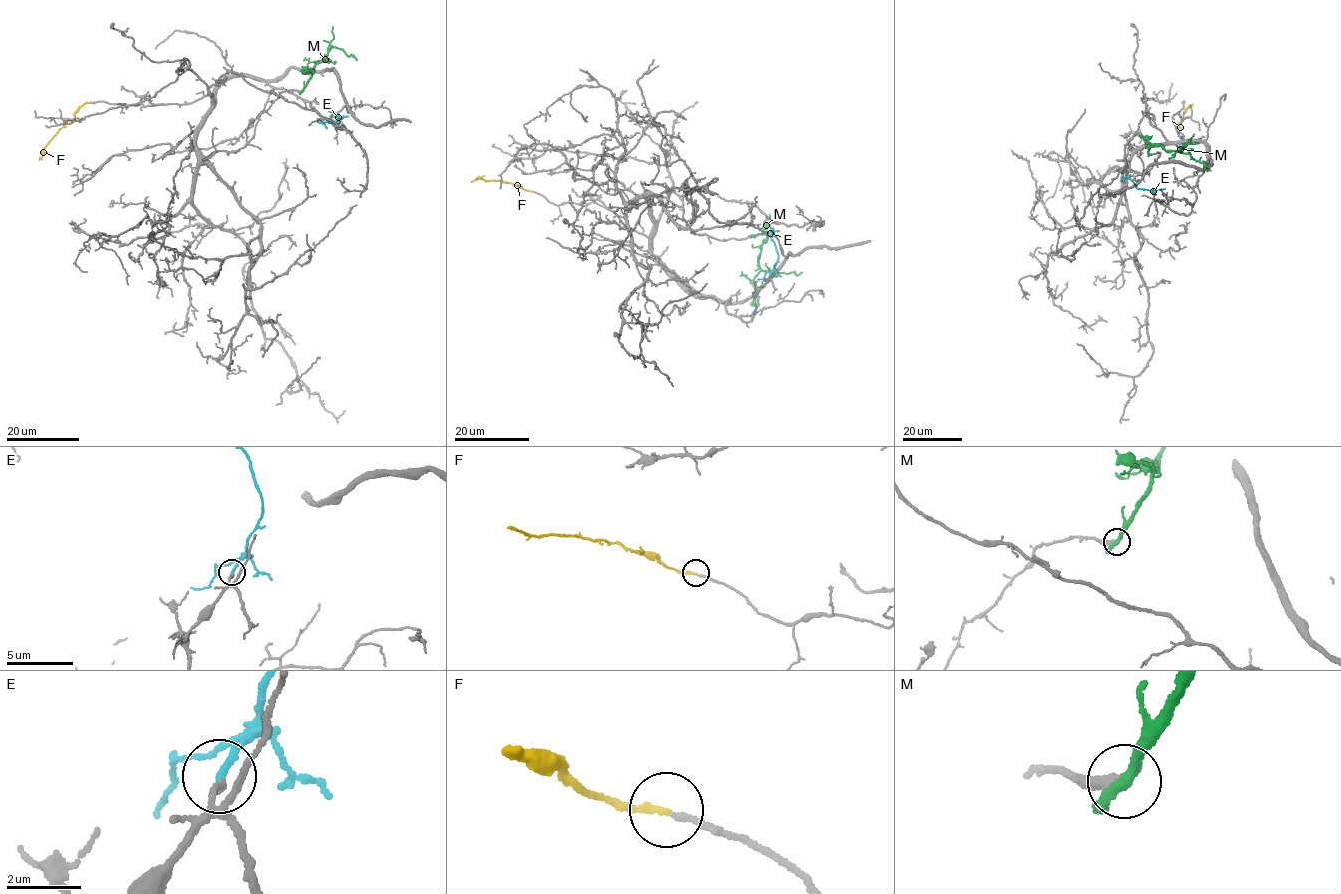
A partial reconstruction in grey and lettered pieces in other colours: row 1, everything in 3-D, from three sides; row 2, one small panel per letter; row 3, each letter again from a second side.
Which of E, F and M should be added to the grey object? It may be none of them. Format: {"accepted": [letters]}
{"accepted": ["F"]}

